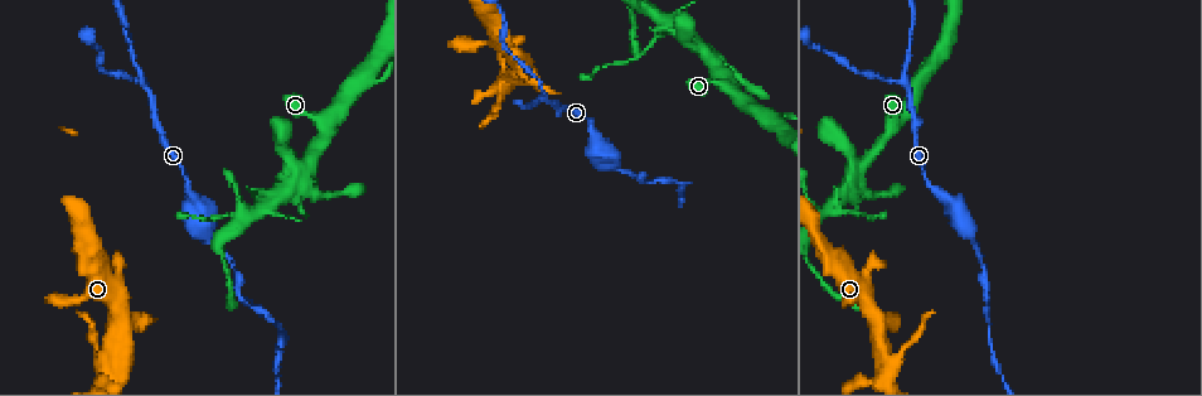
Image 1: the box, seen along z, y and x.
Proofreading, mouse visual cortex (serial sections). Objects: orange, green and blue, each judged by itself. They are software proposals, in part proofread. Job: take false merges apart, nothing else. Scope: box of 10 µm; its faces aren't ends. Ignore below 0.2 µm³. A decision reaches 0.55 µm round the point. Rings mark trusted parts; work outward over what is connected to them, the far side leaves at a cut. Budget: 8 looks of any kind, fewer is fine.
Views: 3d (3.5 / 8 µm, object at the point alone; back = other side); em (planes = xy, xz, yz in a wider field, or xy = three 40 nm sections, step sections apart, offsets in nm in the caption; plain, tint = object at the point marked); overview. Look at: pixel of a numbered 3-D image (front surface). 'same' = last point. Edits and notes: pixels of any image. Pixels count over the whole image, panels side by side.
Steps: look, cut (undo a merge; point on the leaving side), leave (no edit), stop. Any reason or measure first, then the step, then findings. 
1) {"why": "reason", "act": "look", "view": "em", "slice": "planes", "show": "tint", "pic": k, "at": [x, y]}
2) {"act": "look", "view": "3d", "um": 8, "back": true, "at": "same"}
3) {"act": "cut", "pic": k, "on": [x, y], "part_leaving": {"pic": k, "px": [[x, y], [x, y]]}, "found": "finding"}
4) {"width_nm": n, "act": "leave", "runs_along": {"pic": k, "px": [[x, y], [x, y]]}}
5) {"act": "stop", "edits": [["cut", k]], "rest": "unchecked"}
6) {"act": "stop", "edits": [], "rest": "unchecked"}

{"act": "look", "view": "3d", "um": 3.5, "pic": 1, "at": [828, 207]}

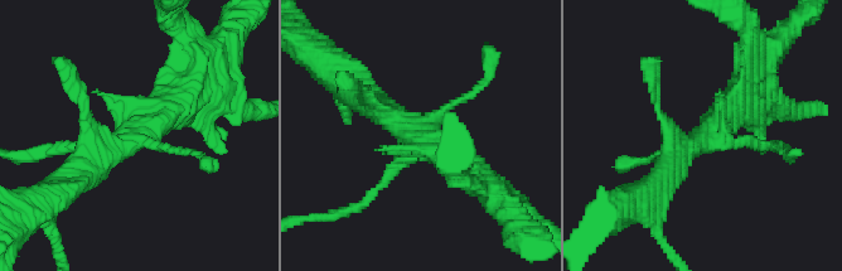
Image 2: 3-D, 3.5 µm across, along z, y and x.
{"why": "now the EM", "act": "look", "view": "em", "slice": "xy", "step": 2, "show": "tint", "pic": 2, "at": [704, 139]}

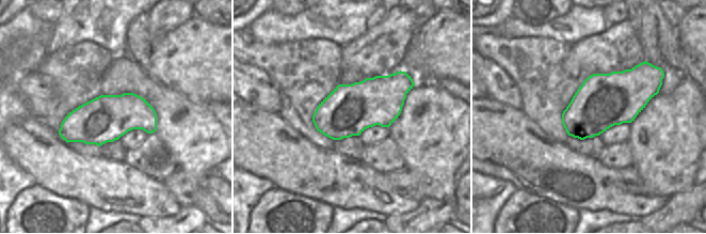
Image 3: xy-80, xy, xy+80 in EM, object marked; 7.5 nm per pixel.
{"width_nm": 380, "act": "leave", "runs_along": {"pic": 2, "px": [[190, 92], [69, 178]]}, "found": "all the same cell"}

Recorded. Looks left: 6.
{"why": "a fork", "act": "look", "view": "3d", "um": 3.5, "pic": 1, "at": [921, 73]}

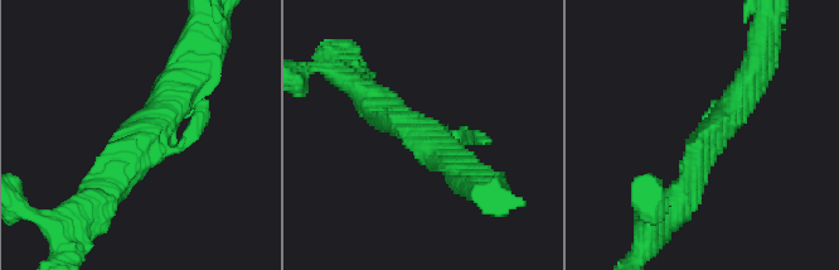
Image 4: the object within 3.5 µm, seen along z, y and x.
{"arms": 3, "arm_widths_nm": [150, 400, 400], "act": "look", "view": "em", "slice": "xy", "step": 1, "show": "plain", "pic": 4, "at": [709, 139]}

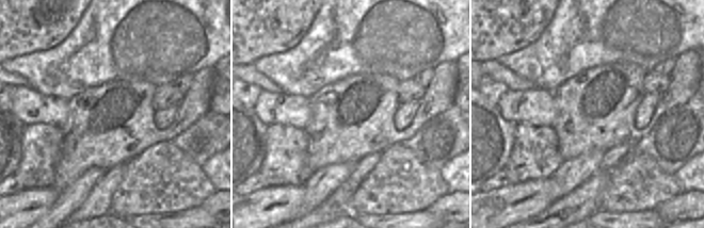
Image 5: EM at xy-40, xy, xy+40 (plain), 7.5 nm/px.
{"why": "where the object lies", "act": "look", "view": "em", "slice": "xy", "step": 1, "show": "tint", "at": "same"}

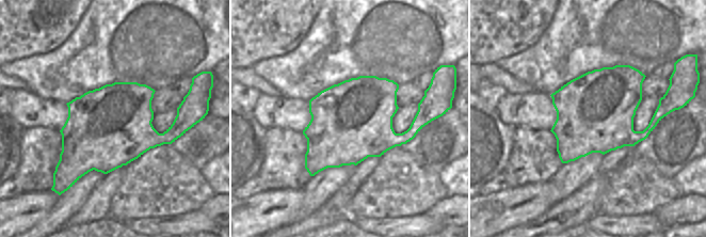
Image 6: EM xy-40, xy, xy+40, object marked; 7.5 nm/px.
{"act": "leave", "runs_along": {"pic": 4, "px": [[95, 201], [188, 81]]}, "found": "continuous, no second cell"}

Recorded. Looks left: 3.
{"why": "side arm on a straight run", "act": "look", "view": "3d", "um": 3.5, "pic": 1, "at": [545, 94]}

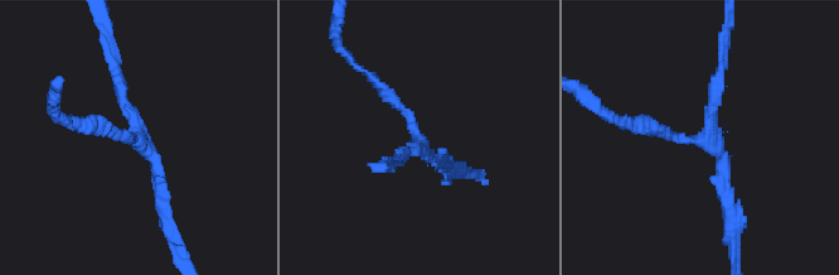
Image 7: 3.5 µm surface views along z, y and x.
{"arms": 3, "arm_widths_nm": [150, 150, 150], "why": "now the EM", "act": "look", "view": "em", "slice": "xy", "step": 5, "show": "tint", "pic": 7, "at": [419, 143]}

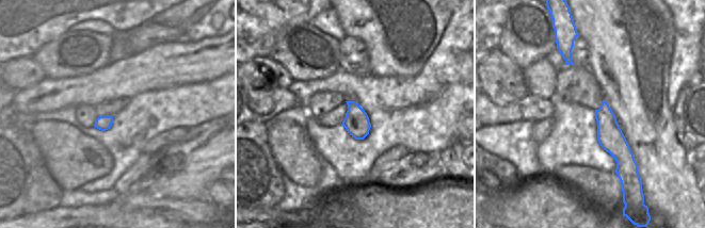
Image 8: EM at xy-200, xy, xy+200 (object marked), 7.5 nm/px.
{"why": "another direction", "act": "look", "view": "em", "slice": "xy", "step": 3, "show": "tint", "at": "same"}

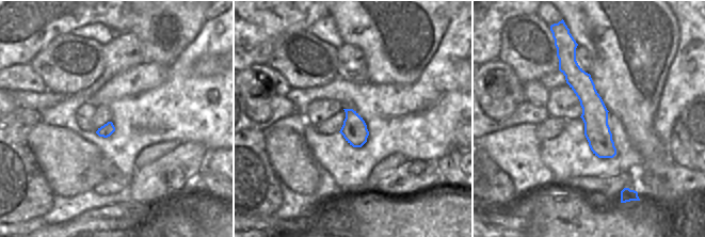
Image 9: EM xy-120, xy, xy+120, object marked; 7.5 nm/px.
{"act": "leave", "runs_along": {"pic": 7, "px": [[730, 210], [707, 140], [641, 125]]}, "found": "continuous, no second cell"}

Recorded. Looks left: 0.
{"act": "stop", "edits": [], "rest": "unchecked"}

